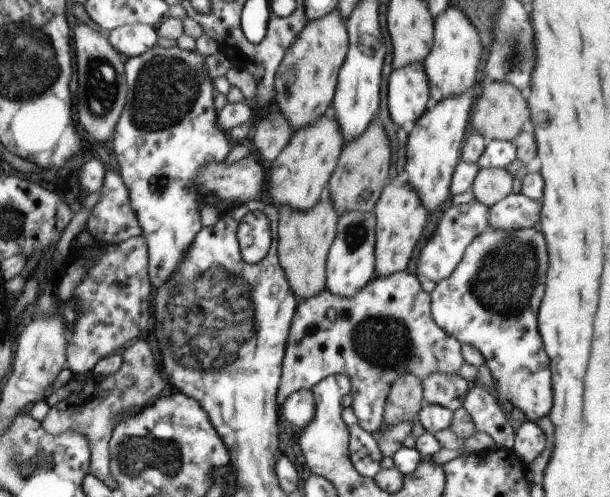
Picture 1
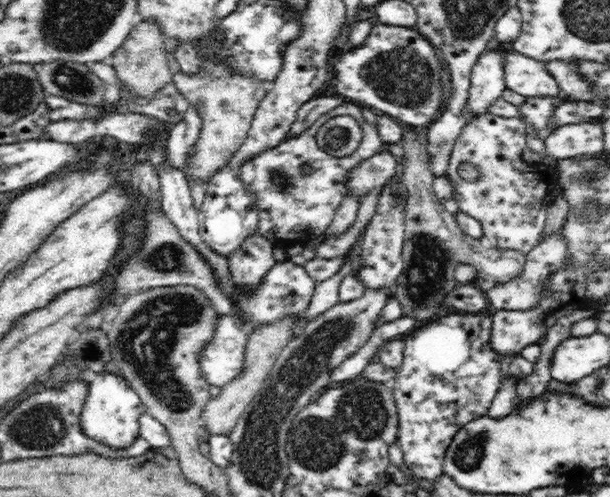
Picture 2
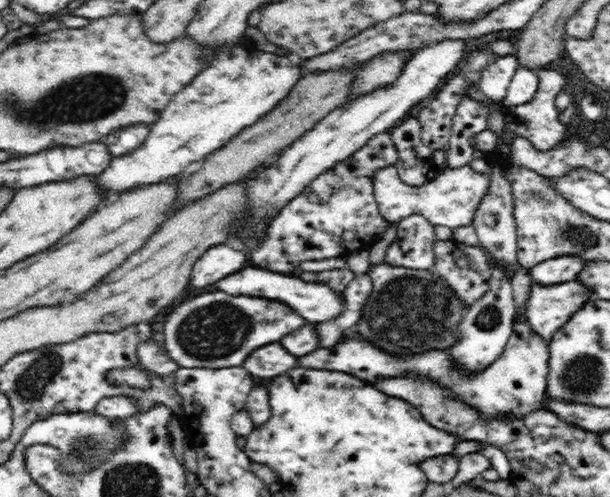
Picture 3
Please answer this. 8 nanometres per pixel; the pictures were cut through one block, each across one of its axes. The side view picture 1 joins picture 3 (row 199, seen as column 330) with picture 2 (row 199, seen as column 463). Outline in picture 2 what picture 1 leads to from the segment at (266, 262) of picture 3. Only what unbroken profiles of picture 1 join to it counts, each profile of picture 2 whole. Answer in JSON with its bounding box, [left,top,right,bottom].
[346,150,400,202]

